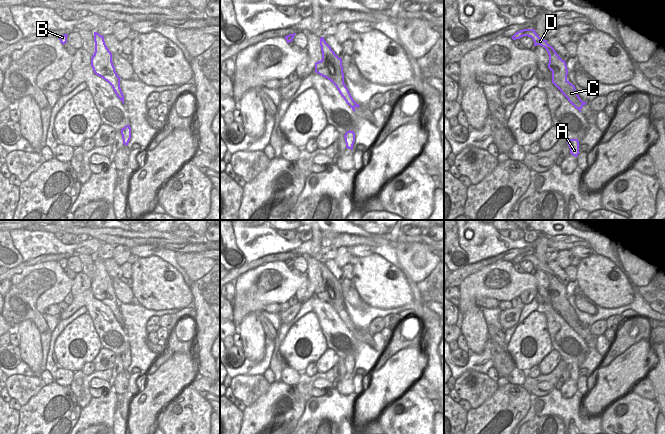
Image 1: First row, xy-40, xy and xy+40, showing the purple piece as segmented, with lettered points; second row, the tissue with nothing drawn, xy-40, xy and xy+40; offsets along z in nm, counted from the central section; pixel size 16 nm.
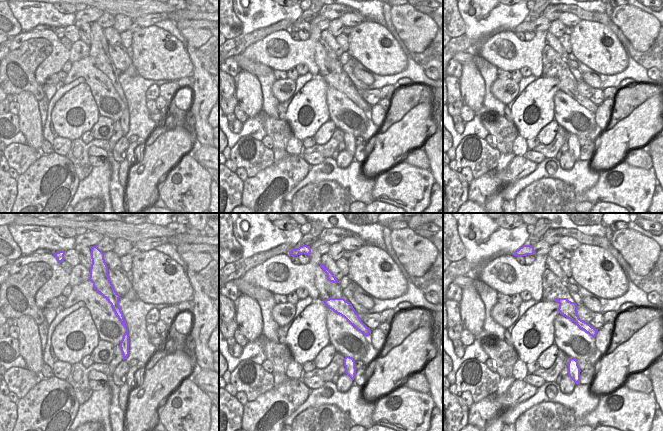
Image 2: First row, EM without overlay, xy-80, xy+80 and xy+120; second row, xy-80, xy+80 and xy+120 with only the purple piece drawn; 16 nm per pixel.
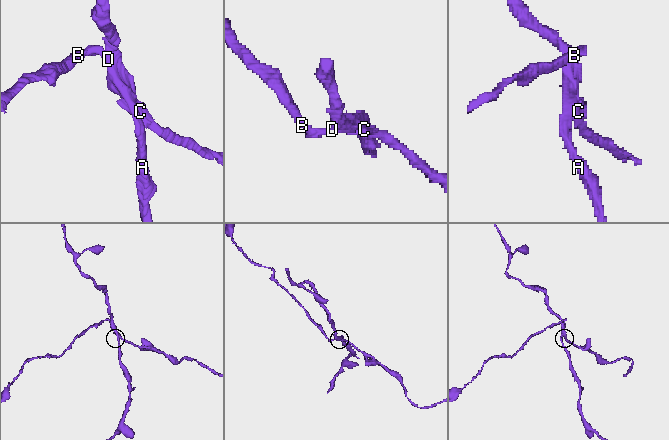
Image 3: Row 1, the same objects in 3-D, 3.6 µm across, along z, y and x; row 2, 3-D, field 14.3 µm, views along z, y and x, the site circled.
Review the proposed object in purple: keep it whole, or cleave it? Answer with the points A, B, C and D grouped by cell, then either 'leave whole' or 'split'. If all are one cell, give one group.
groups A / B C D; split

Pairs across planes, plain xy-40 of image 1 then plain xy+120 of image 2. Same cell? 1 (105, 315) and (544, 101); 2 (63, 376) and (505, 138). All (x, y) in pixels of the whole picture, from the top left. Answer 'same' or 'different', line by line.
1: different
2: different

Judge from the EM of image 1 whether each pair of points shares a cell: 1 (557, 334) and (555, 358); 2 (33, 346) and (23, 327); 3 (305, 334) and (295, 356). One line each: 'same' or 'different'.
1: different
2: same
3: same

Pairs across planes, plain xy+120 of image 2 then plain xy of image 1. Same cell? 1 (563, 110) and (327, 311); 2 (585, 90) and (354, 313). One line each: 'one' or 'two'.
1: one
2: two

